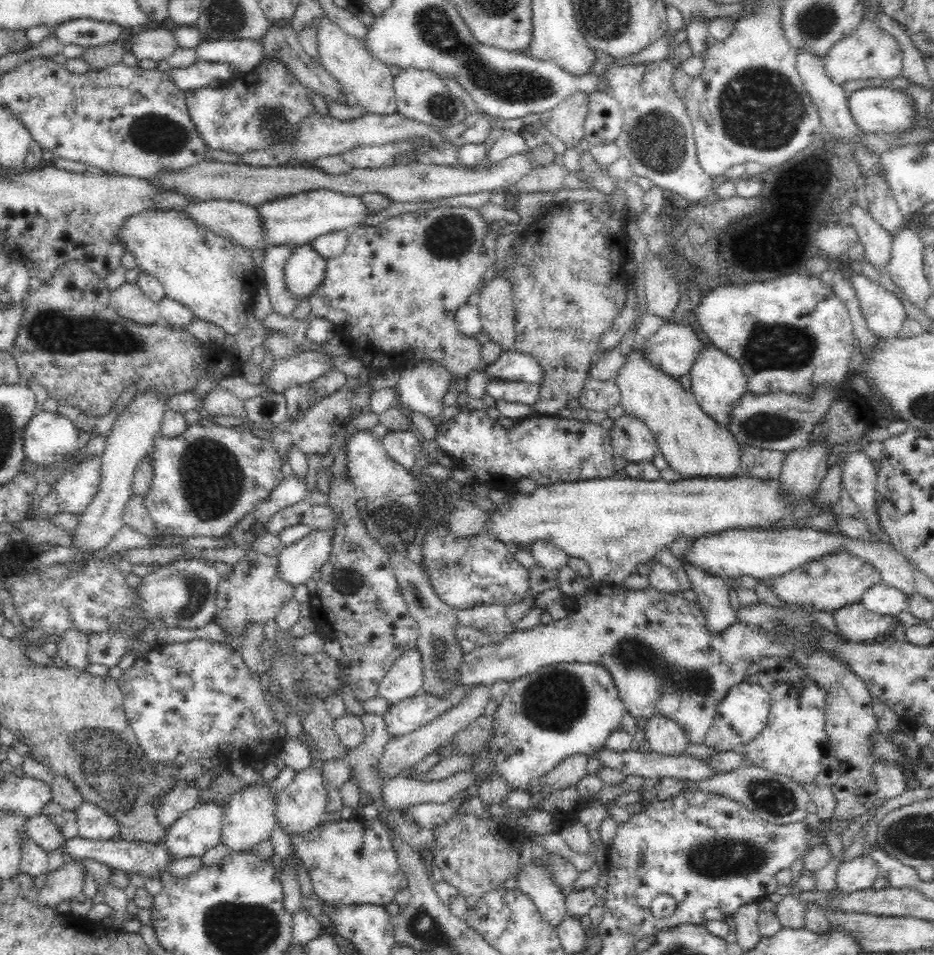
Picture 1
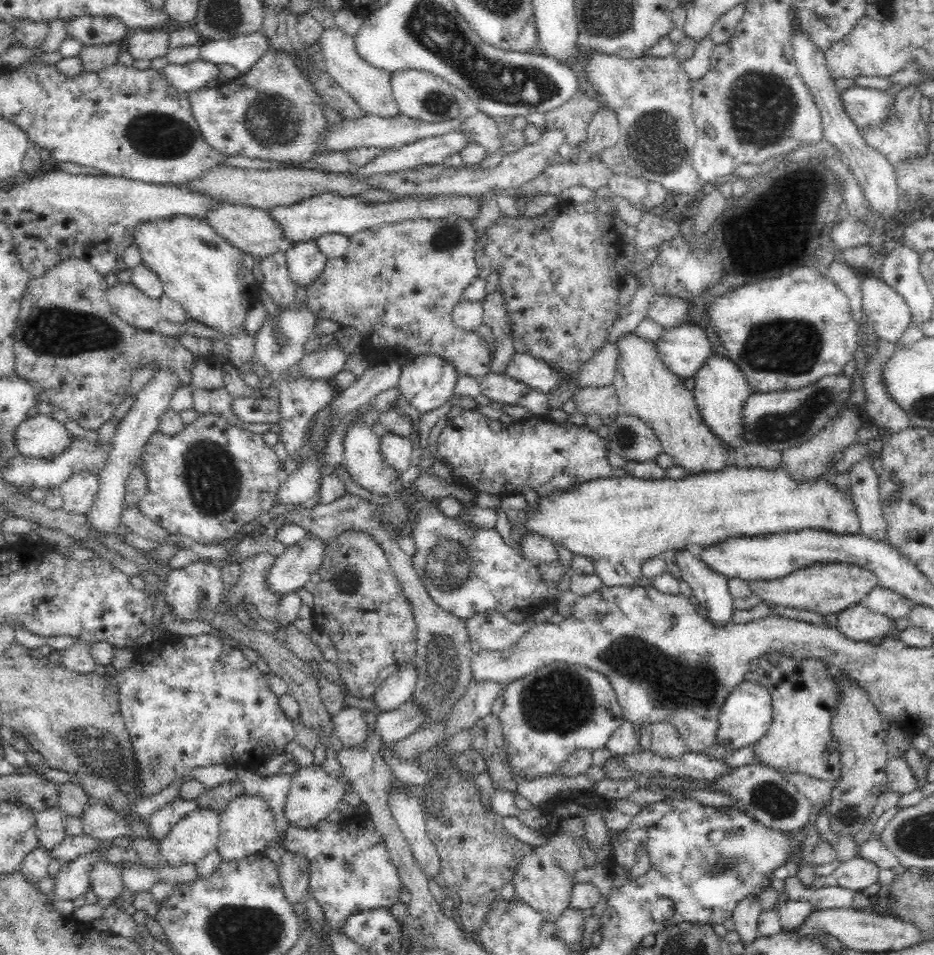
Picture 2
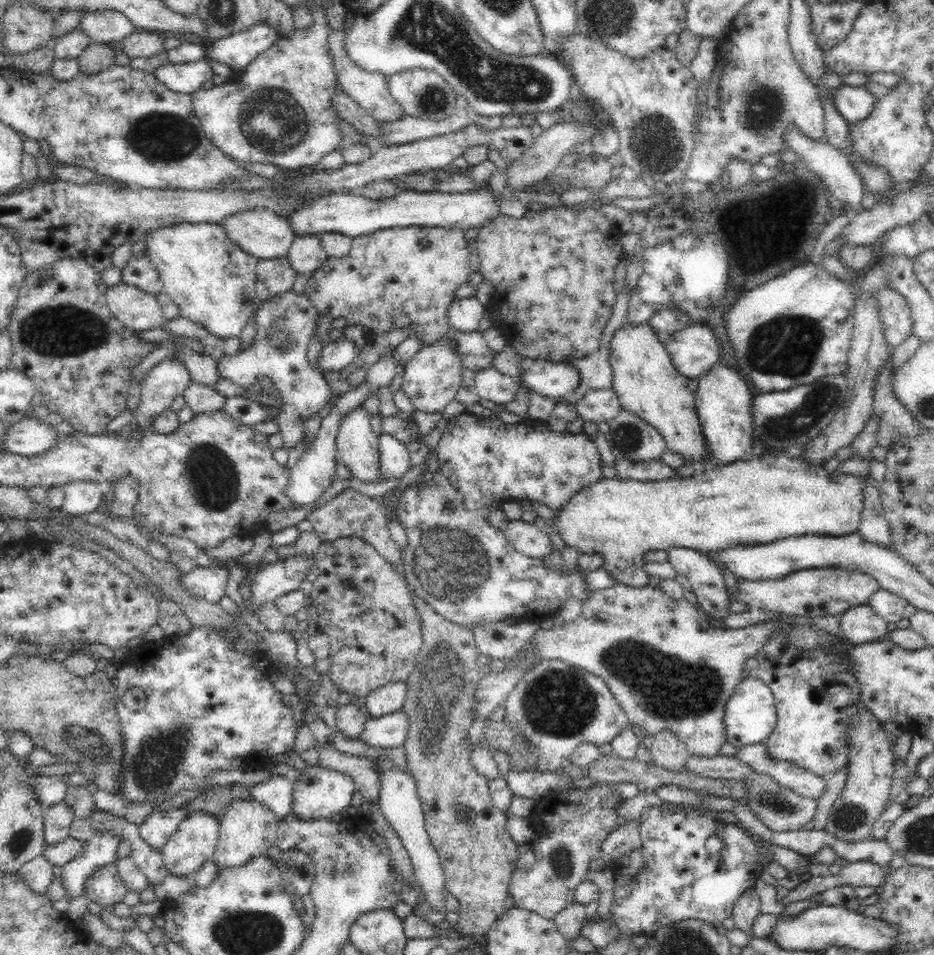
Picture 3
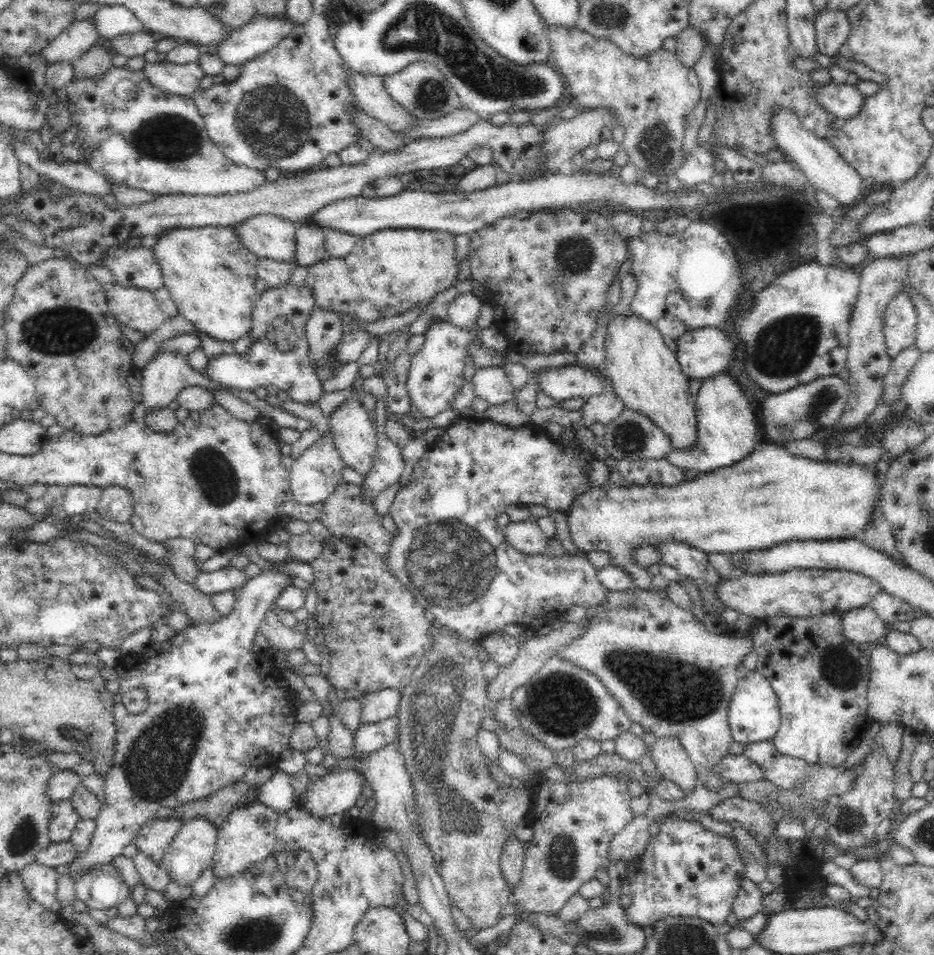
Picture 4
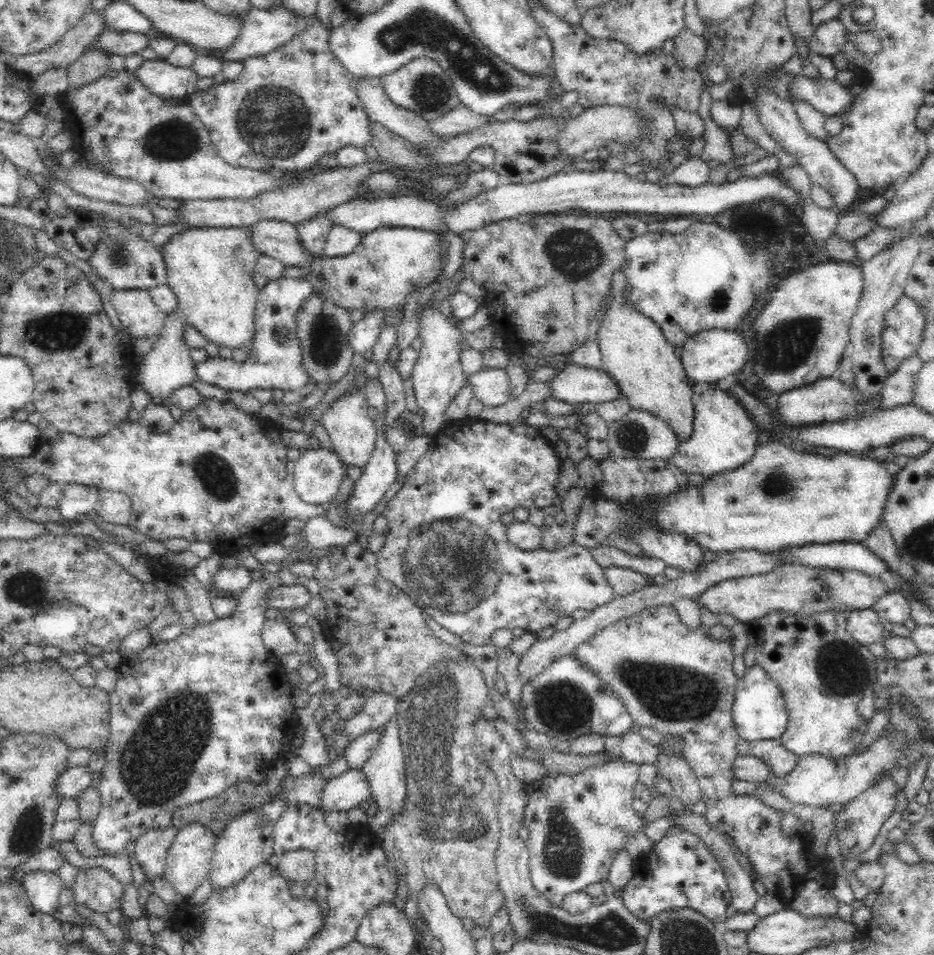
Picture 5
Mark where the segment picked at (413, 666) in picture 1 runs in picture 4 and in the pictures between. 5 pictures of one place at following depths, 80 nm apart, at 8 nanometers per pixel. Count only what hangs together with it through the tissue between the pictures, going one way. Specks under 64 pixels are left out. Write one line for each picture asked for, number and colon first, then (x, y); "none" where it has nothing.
2: (390, 695)
3: (388, 699)
4: (376, 706)

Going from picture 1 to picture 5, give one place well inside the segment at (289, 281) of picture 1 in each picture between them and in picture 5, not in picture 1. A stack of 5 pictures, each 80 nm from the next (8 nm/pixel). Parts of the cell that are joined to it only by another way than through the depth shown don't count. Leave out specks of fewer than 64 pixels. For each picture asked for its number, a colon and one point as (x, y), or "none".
2: (305, 261)
3: (306, 255)
4: (310, 239)
5: (313, 232)

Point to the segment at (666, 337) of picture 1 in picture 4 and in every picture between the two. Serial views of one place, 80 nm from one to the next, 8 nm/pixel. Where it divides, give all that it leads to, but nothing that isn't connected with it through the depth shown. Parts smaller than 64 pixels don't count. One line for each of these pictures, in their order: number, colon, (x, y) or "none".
2: (684, 350)
3: (694, 351)
4: (707, 352)

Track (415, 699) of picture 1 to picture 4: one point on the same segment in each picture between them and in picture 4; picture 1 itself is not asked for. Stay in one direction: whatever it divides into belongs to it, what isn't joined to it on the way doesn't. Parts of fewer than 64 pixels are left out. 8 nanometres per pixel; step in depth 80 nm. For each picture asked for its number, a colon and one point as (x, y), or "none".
2: (393, 726)
3: (390, 731)
4: (372, 737)

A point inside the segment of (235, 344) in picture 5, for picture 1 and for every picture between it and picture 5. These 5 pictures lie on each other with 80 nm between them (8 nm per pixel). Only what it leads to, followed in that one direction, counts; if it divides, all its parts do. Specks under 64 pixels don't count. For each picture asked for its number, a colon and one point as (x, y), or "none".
1: (214, 279)
2: (211, 279)
3: (211, 279)
4: (210, 274)

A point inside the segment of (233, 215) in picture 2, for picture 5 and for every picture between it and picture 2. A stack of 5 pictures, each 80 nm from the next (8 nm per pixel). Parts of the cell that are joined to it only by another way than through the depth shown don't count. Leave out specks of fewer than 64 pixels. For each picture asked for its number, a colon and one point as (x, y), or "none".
3: (263, 234)
4: (270, 237)
5: (280, 240)

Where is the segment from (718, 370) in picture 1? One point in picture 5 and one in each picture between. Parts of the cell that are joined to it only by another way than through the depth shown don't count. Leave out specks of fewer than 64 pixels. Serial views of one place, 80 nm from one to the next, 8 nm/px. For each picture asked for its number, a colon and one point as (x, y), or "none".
2: (721, 390)
3: (723, 402)
4: (727, 430)
5: (723, 438)

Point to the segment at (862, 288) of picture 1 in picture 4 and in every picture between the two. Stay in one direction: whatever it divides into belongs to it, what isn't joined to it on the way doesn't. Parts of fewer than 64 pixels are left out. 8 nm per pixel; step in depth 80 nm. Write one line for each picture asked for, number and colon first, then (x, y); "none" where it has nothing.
2: (886, 310)
3: (895, 313)
4: (900, 317)

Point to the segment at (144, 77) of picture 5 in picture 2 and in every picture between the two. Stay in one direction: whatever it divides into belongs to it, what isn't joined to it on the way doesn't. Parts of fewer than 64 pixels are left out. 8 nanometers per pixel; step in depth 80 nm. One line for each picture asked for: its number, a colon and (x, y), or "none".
2: (189, 77)
3: (186, 78)
4: (180, 79)

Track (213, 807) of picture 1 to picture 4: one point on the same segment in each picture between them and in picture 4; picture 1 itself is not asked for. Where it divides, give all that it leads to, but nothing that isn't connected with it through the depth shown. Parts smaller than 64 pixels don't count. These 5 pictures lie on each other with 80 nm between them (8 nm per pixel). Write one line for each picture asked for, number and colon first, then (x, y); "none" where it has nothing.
2: (189, 841)
3: (194, 842)
4: (191, 851)

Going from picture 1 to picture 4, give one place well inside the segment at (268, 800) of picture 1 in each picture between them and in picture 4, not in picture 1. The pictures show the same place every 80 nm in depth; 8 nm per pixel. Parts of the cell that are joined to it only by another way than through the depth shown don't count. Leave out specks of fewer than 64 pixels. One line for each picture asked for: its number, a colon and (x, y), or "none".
2: (247, 827)
3: (248, 829)
4: (248, 835)

